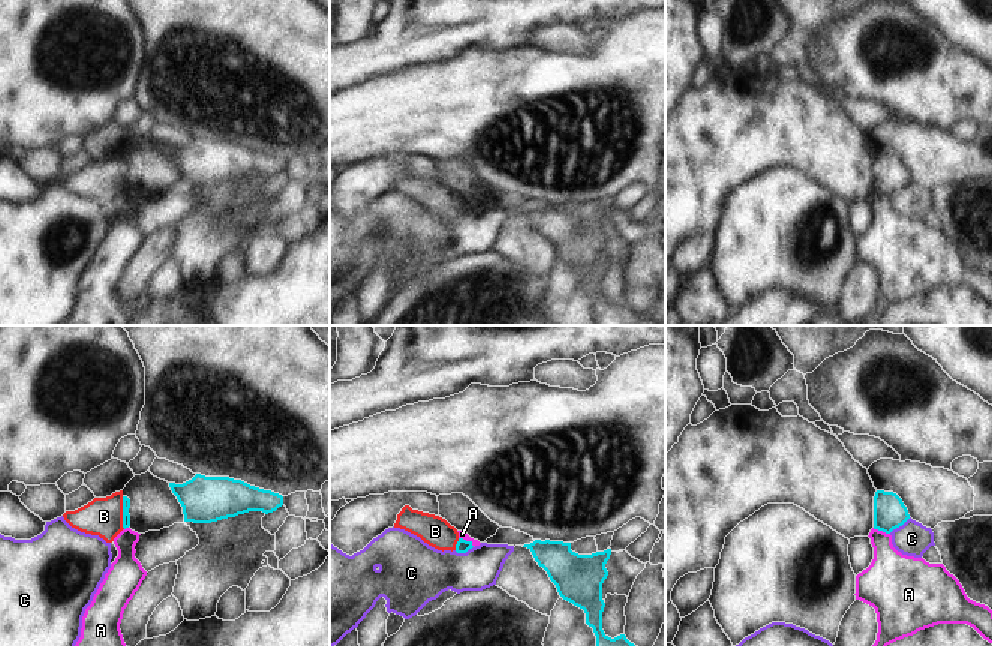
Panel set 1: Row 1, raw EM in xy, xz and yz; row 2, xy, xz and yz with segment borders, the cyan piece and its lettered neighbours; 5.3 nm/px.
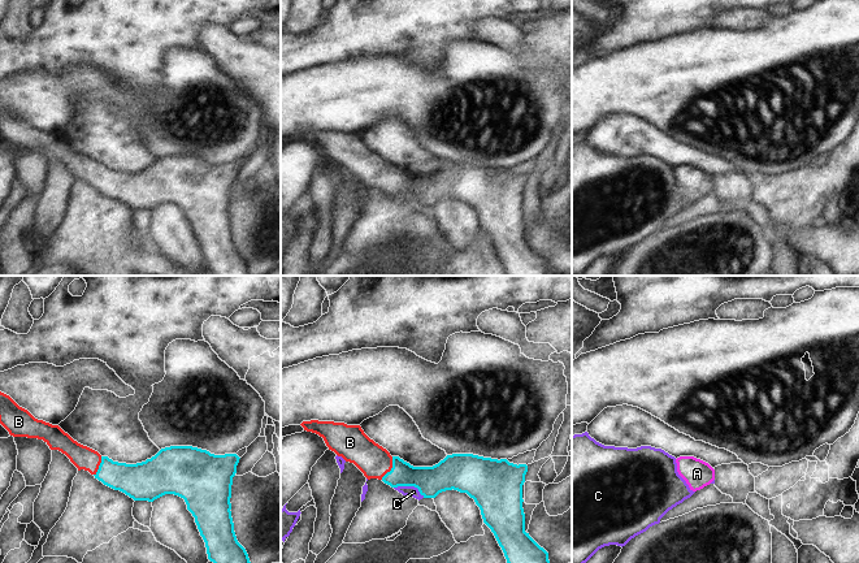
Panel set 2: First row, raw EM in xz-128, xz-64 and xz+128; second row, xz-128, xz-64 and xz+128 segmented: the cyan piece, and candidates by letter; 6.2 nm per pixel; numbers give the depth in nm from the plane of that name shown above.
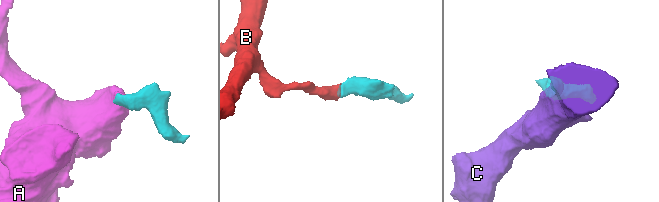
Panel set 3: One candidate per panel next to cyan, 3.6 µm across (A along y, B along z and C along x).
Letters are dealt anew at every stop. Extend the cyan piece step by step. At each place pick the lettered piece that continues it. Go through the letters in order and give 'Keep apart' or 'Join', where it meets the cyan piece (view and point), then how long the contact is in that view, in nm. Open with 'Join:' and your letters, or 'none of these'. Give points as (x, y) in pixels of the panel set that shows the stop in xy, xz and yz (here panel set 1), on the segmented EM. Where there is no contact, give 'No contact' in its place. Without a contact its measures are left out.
Join: B
A: Keep apart. Touches cyan at xz (465, 540). Shared border 100 nm
B: Join. Touches cyan at xy (123, 513). Shared border 180 nm
C: Keep apart. Touches cyan at yz (899, 525). Shared border 150 nm.

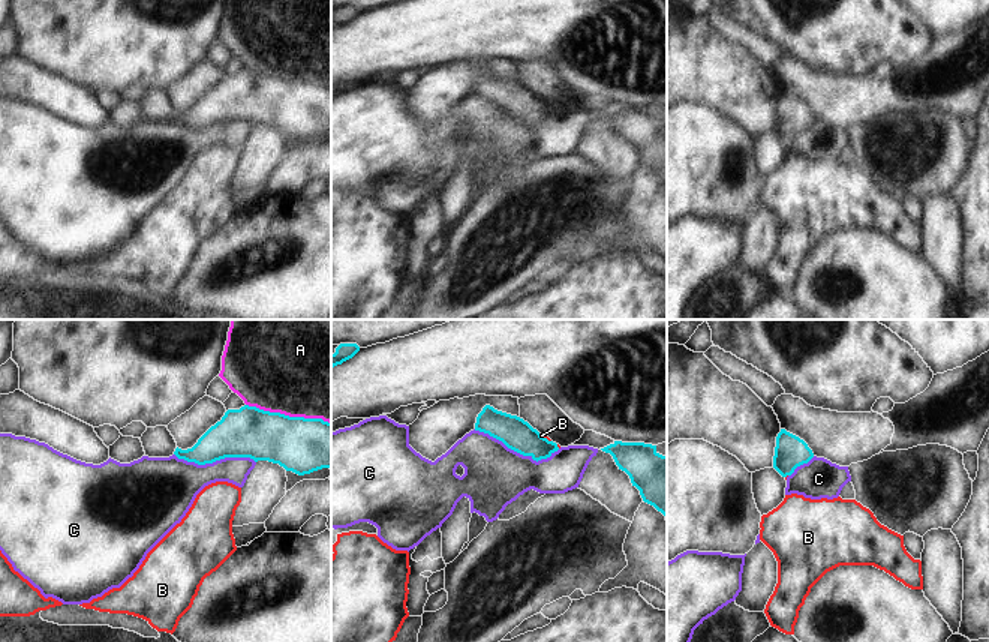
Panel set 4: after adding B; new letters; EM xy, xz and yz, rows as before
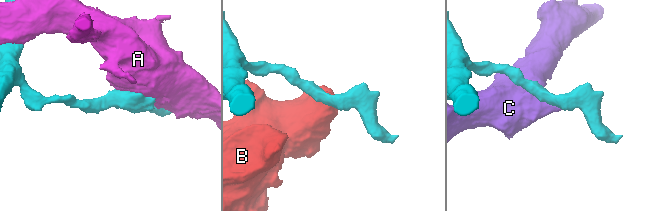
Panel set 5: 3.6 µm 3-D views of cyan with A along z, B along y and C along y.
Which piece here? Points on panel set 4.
Join: none of these
A: Keep apart. Touches cyan at xy (288, 416). Shared border 460 nm
B: Keep apart. Touches cyan at xz (546, 438). Shared border 70 nm
C: Keep apart. Touches cyan at xz (517, 452). Shared border 480 nm.

